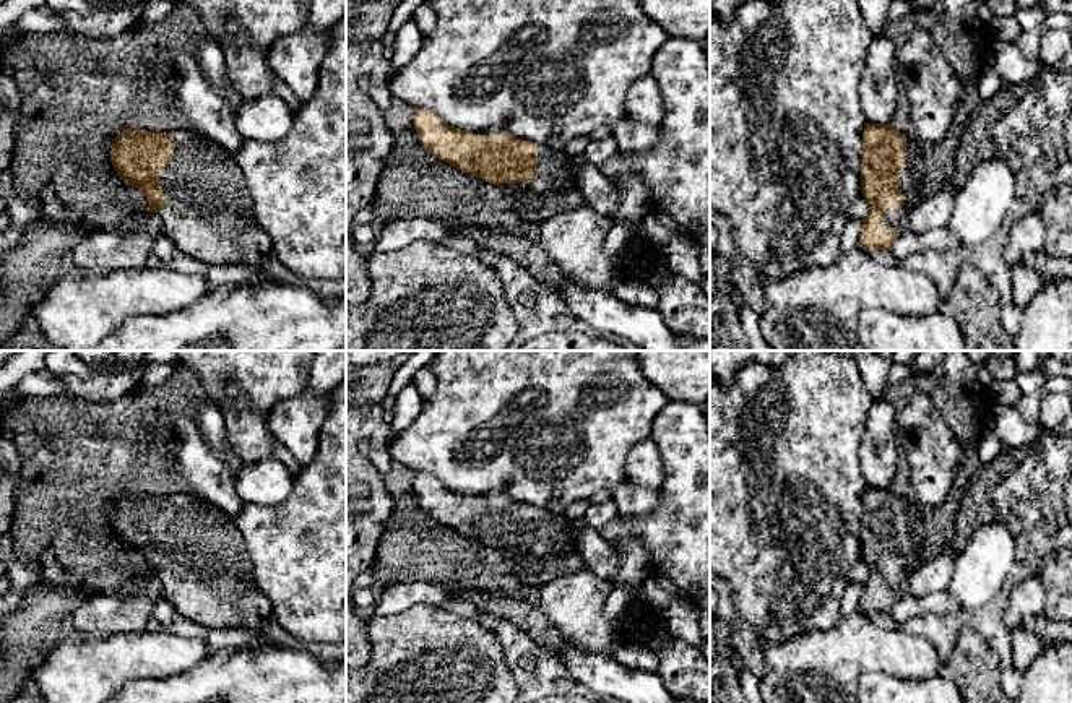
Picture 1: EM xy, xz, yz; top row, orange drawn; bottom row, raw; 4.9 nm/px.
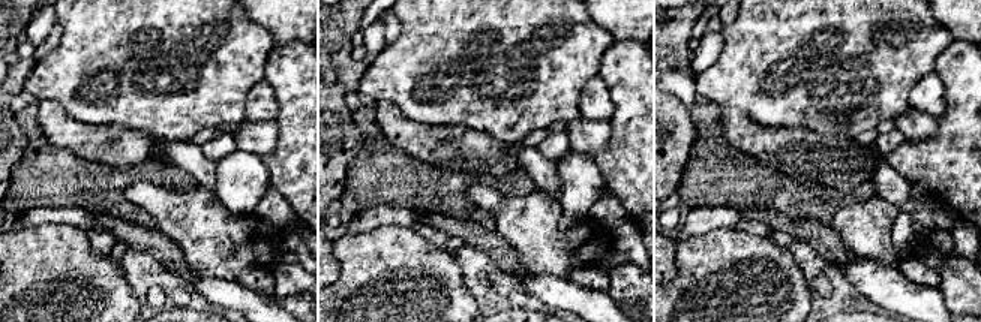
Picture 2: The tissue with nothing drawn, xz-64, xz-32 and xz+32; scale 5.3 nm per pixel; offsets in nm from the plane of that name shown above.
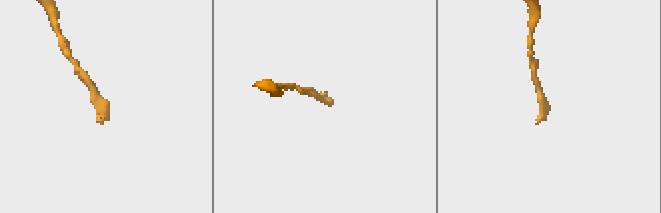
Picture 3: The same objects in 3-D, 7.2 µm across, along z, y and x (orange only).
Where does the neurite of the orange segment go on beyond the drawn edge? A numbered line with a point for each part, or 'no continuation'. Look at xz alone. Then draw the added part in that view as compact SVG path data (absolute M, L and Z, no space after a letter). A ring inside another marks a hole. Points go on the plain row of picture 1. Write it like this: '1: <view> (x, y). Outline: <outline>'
1: xz (553, 528). Outline: M583 500L570 505L562 513L538 508L538 544L534 547L520 546L512 549L520 554L541 557L552 546L562 542L567 536L573 539L572 524L575 521L583 521L583 518L578 516L580 511L586 511L586 503Z

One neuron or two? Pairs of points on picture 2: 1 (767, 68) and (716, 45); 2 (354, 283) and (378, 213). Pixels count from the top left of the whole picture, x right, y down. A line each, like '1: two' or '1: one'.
1: two
2: two

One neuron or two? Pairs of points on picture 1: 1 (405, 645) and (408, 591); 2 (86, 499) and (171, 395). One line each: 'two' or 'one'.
1: two
2: one

